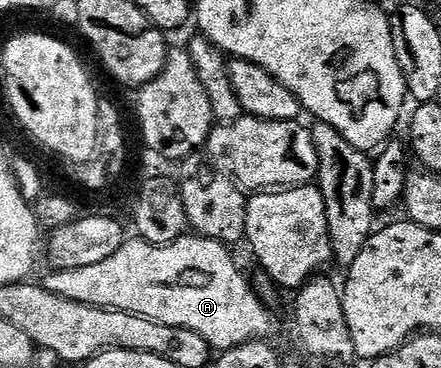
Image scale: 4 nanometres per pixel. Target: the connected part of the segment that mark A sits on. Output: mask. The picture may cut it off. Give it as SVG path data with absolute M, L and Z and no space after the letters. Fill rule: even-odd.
M188 233L175 243L158 247L138 237L126 243L101 265L85 265L76 271L55 271L41 286L55 295L105 307L112 311L132 311L161 325L180 327L205 337L216 352L240 347L242 343L263 341L271 331L268 304L256 293L252 280L243 276L224 244L200 239Z

